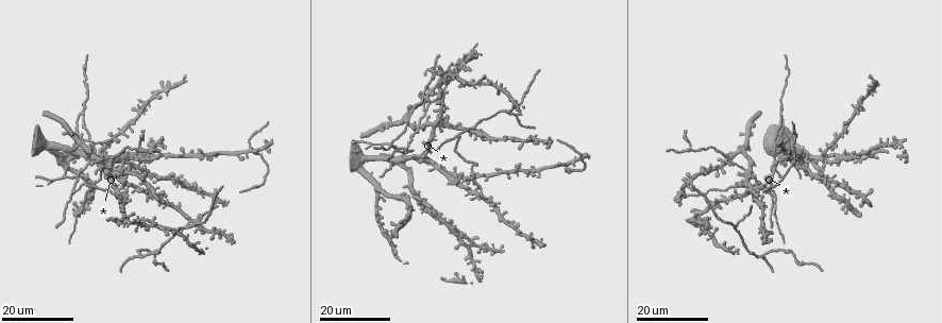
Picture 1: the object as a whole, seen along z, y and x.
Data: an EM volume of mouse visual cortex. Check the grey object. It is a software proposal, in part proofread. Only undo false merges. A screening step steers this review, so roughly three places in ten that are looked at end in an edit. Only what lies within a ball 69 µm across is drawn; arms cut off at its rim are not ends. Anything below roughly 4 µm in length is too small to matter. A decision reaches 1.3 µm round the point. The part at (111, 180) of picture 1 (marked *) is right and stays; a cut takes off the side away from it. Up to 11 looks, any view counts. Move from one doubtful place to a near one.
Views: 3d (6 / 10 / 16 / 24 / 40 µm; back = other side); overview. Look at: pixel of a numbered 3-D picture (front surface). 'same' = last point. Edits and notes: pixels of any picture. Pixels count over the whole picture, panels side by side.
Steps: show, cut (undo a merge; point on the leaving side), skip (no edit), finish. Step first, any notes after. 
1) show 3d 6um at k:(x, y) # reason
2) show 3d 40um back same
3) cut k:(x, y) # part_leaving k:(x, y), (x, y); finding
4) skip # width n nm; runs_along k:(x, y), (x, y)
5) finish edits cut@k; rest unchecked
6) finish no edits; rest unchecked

show 3d 16um at 1:(426, 109) # two arms in line, one across

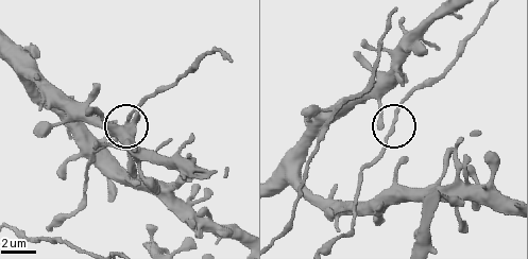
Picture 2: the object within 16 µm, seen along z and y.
show 3d 10um at 2:(390, 131)

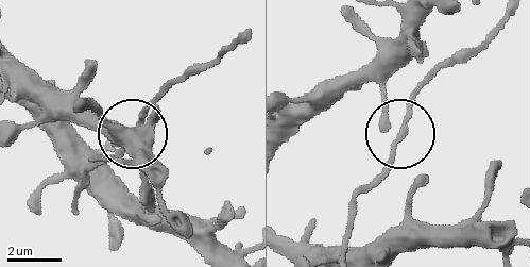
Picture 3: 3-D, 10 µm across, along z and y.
skip # all the same neuron

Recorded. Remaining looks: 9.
show 3d 24um at 1:(370, 141) # a fork

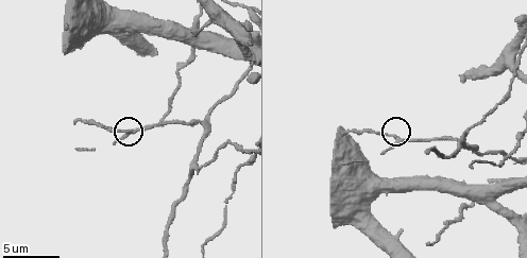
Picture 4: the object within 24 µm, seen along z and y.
show 3d 6um at 4:(131, 133)

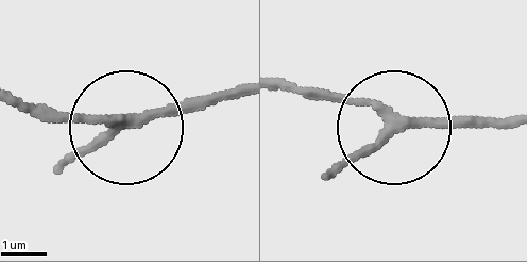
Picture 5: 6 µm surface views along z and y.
skip # runs_along 5:(508, 116), (393, 119), (294, 93); one neuron here

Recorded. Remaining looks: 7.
show 3d 16um at 4:(461, 139)

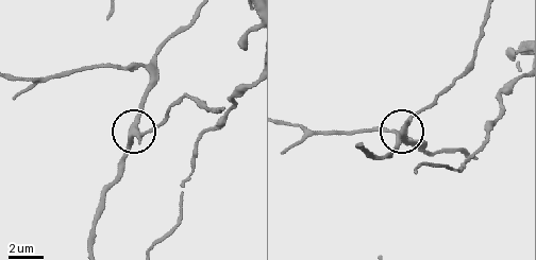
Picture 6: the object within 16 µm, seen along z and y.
skip # width 340 nm; runs_along 6:(194, 17), (157, 55), (155, 76), (126, 160); all the same neuron

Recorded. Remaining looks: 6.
show 3d 16um at 1:(417, 123) # arms part here

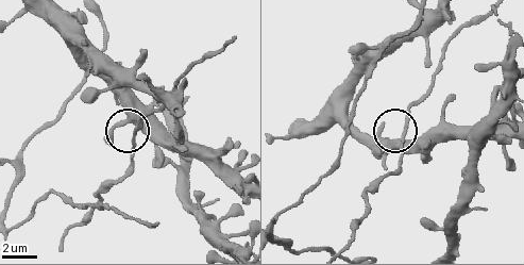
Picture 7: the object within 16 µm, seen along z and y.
show 3d 6um at 7:(136, 133)

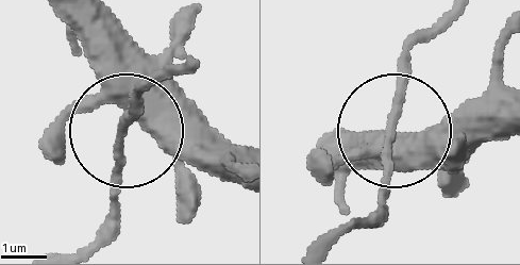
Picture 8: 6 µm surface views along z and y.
skip # arms 3; one neuron here

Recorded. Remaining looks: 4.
show 3d 24um at 1:(141, 149)

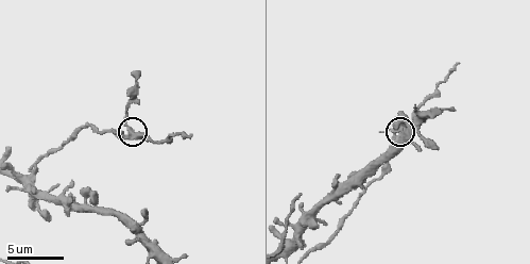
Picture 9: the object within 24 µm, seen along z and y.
show 3d 10um at 9:(130, 133)

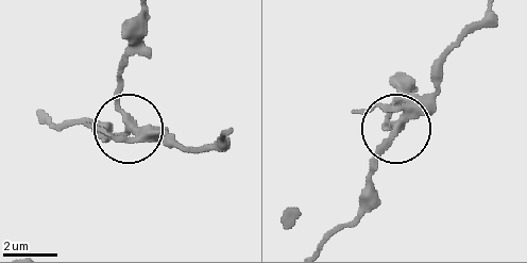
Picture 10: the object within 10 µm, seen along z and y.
skip # width 250 nm; runs_along 10:(45, 118), (106, 140), (120, 132), (120, 66); all the same neuron

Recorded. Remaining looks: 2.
finish no edits; rest unchecked

